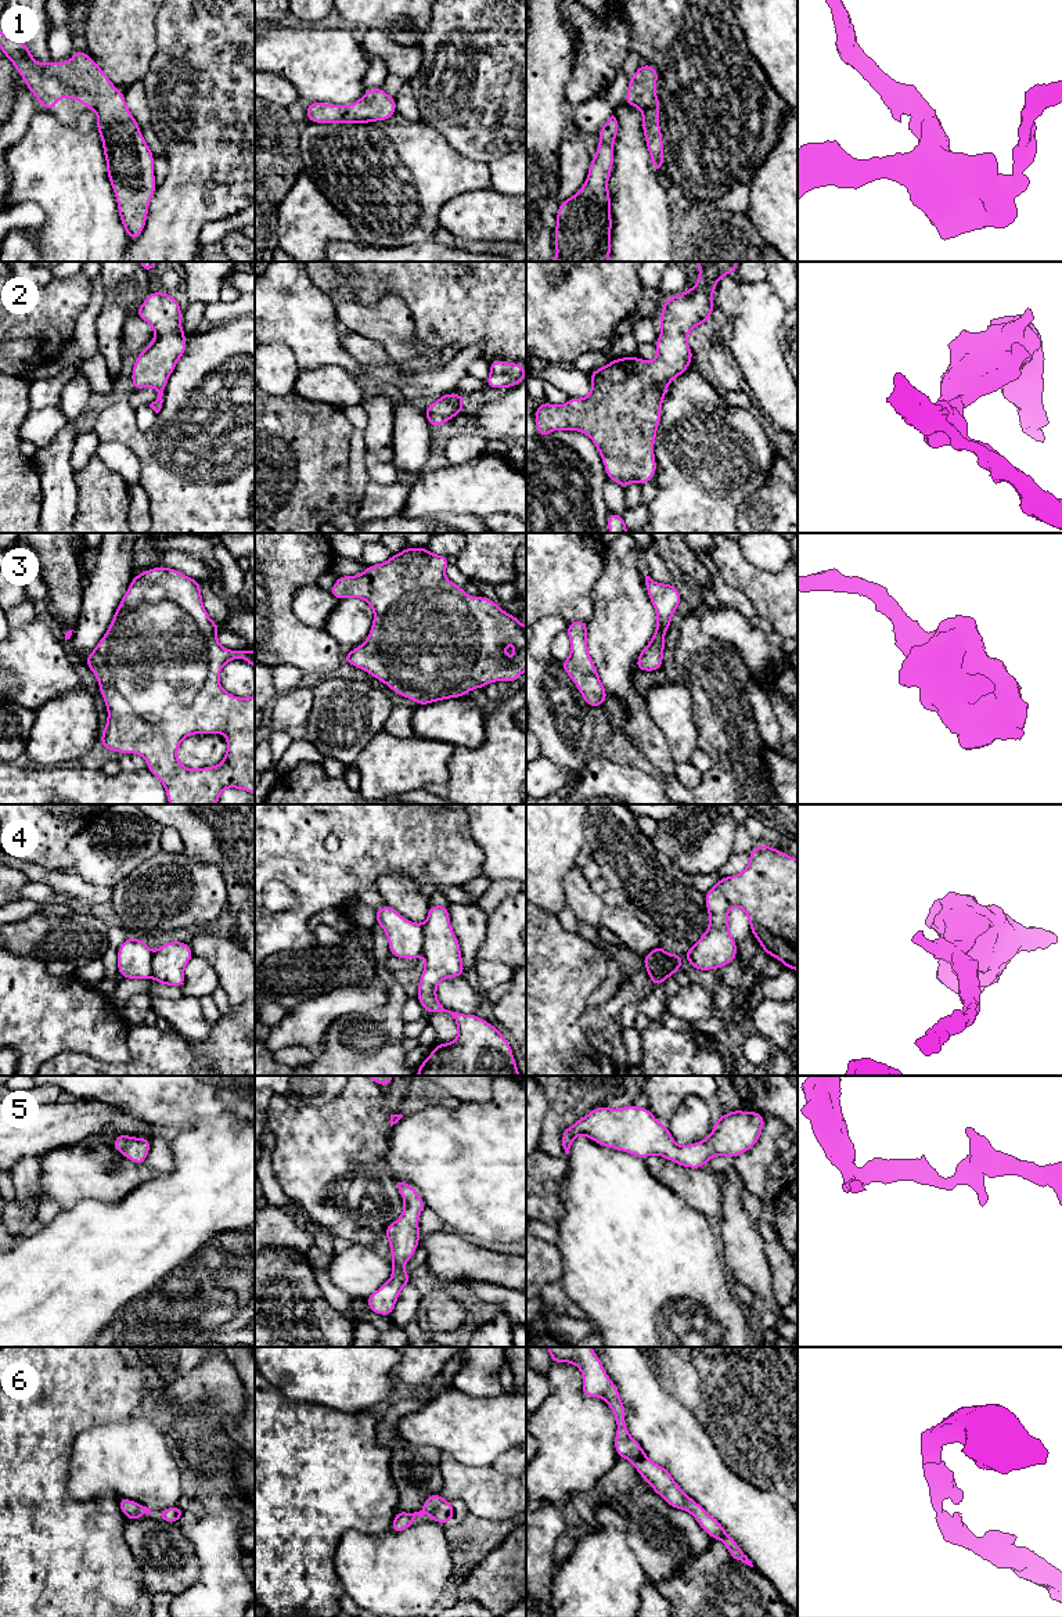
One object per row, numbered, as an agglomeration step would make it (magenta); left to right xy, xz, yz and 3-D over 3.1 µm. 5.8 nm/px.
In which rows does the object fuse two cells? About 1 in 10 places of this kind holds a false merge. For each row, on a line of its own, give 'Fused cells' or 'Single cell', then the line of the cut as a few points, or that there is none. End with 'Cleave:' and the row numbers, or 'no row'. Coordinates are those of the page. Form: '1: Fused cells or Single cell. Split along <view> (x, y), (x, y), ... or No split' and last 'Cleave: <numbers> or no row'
1: Single cell. No split
2: Single cell. No split
3: Single cell. No split
4: Fused cells. Split along xz (421, 925), (422, 954)
5: Single cell. No split
6: Single cell. No split
Cleave: 4

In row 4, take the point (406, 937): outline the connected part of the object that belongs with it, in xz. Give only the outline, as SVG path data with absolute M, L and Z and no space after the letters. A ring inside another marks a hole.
M388 904L374 910L374 912L377 925L386 933L392 955L403 959L420 958L422 955L422 925L406 919Z

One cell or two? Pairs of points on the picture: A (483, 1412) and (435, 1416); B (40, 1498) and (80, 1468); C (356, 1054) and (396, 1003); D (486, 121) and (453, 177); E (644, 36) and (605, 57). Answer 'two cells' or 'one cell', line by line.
A: one cell
B: two cells
C: one cell
D: two cells
E: two cells

